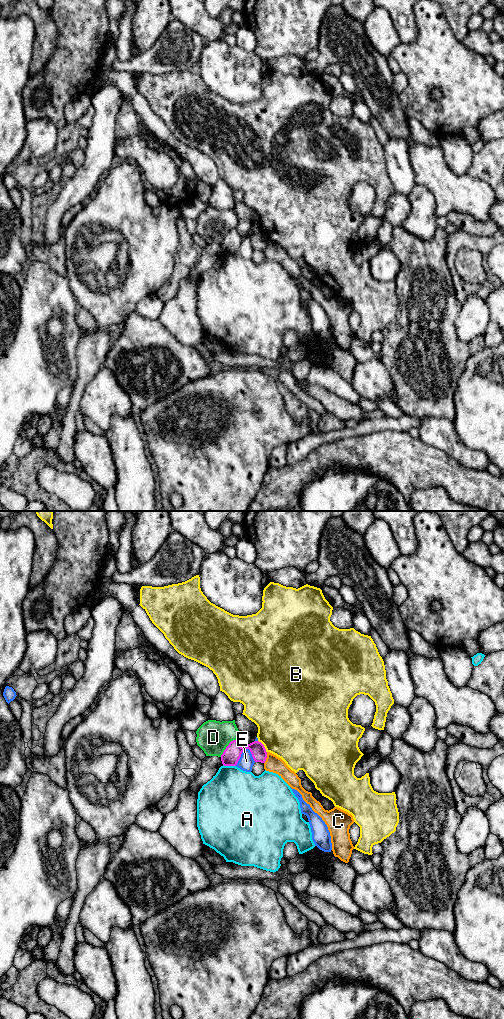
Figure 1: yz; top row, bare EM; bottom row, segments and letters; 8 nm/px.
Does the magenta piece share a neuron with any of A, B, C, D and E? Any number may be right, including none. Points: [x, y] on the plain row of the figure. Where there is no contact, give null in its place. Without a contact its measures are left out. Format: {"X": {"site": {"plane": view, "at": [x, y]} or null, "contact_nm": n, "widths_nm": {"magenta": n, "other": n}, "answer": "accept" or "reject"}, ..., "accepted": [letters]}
{"A": {"site": {"plane": "yz", "at": [229, 253]}, "contact_nm": 110, "widths_nm": {"magenta": 140, "other": 440}, "answer": "reject"}, "B": {"site": {"plane": "yz", "at": [263, 234]}, "contact_nm": 120, "widths_nm": {"magenta": 140, "other": 480}, "answer": "reject"}, "C": {"site": {"plane": "yz", "at": [266, 245]}, "contact_nm": 100, "widths_nm": {"magenta": 120, "other": 130}, "answer": "reject"}, "D": {"site": {"plane": "yz", "at": [226, 235]}, "contact_nm": 190, "widths_nm": {"magenta": 140, "other": 260}, "answer": "reject"}, "E": {"site": {"plane": "yz", "at": [240, 244]}, "contact_nm": 180, "widths_nm": {"magenta": 140, "other": 120}, "answer": "reject"}, "accepted": []}

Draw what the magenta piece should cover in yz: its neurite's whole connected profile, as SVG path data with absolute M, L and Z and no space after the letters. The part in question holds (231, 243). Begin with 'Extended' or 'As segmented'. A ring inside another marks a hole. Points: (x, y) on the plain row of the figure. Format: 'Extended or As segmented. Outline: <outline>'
As segmented. Outline: M233 228L221 243L221 249L224 254L236 254L242 240L249 237L255 250L265 251L267 240L264 233L259 229L254 229L245 235L241 235L236 228Z

